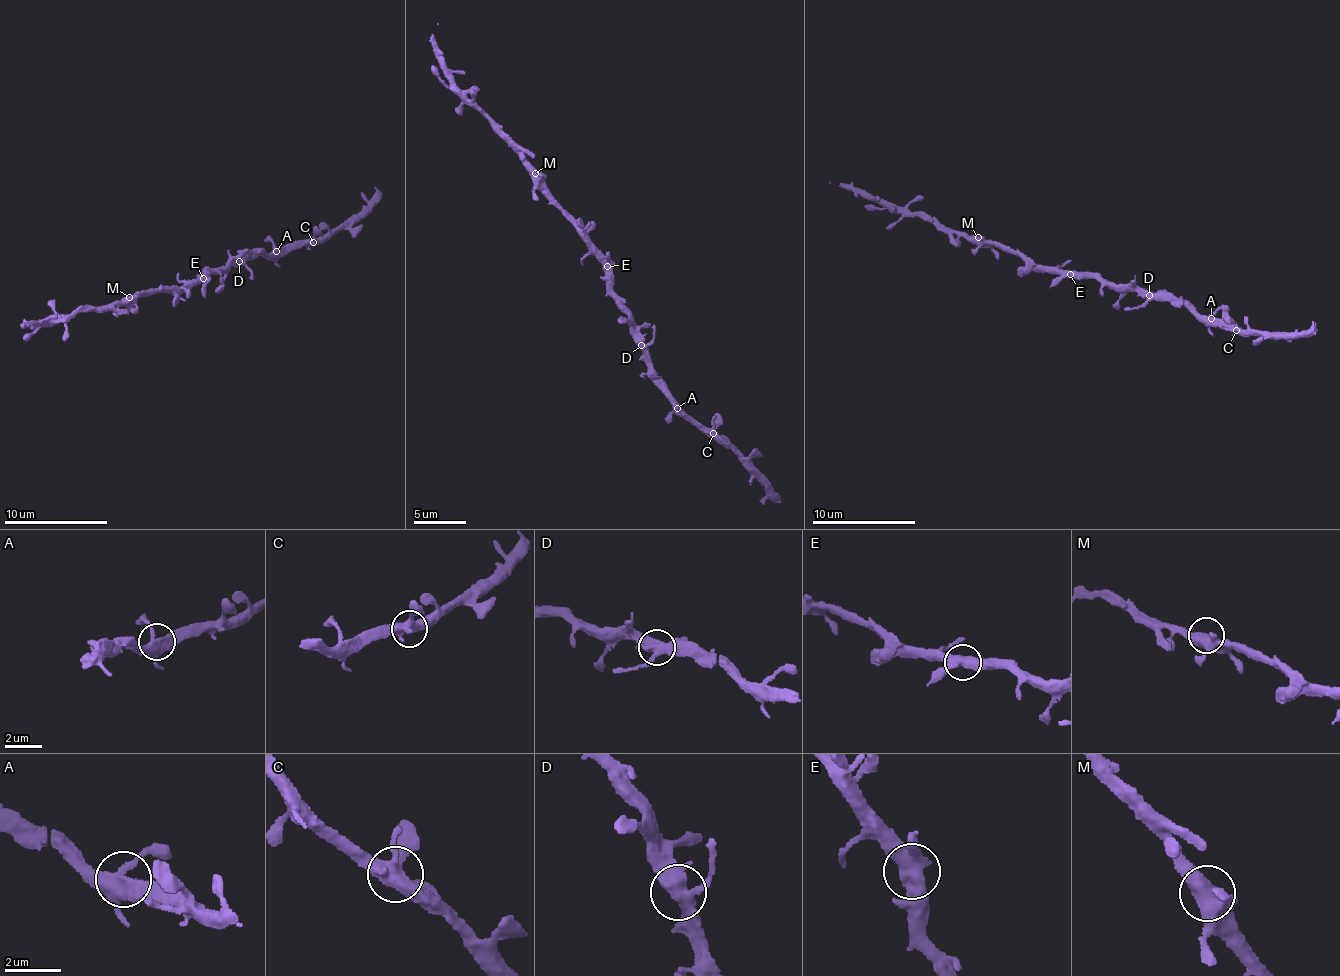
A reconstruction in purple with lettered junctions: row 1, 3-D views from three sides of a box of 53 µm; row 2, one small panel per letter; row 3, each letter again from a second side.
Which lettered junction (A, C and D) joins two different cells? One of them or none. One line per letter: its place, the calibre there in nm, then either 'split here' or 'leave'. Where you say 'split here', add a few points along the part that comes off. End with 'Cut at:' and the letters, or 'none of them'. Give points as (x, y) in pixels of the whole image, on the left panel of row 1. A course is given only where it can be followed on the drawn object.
A: place (276, 251); calibre 480 nm; leave
C: place (313, 242); calibre 440 nm; leave
D: place (239, 261); calibre 460 nm; leave
Cut at: none of them

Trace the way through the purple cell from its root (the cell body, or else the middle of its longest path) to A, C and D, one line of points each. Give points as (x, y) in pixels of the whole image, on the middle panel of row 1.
A: (612, 270), (612, 299), (628, 315), (631, 334), (643, 349), (649, 375), (677, 408)
C: (612, 270), (612, 299), (628, 315), (631, 334), (643, 349), (649, 375), (687, 416), (713, 433)
D: (612, 270), (612, 299), (628, 315), (631, 334), (641, 346)

